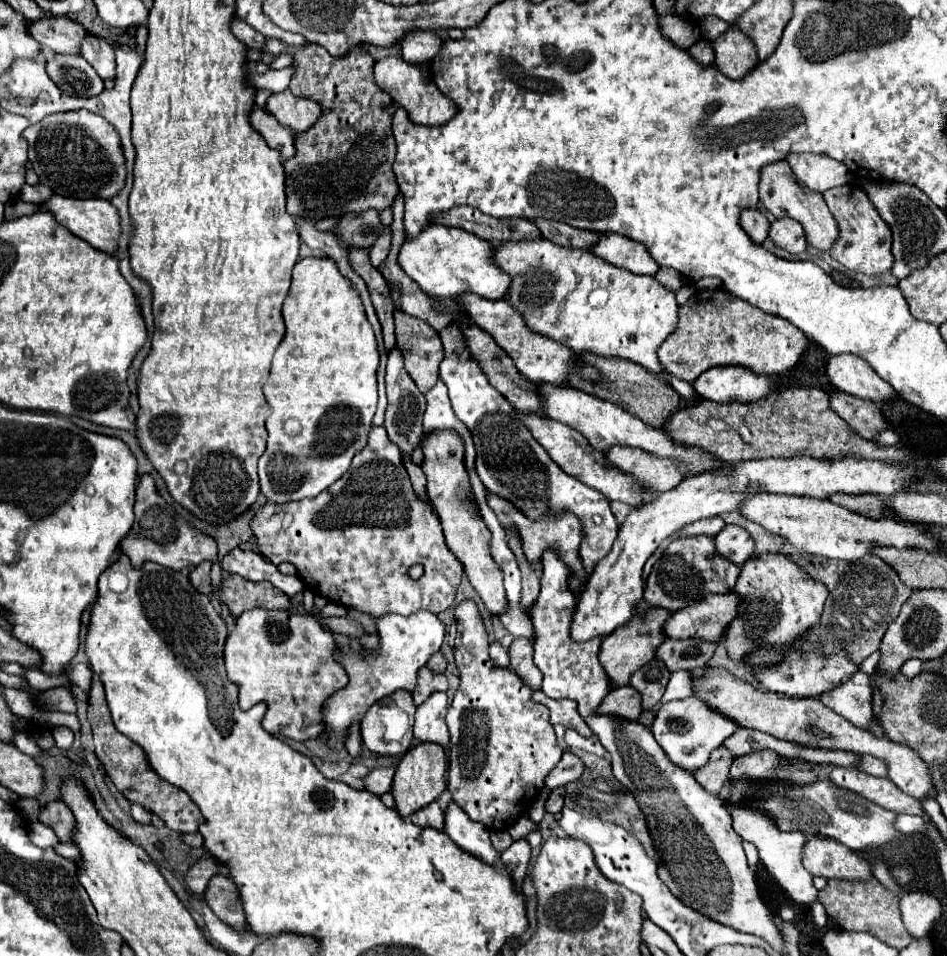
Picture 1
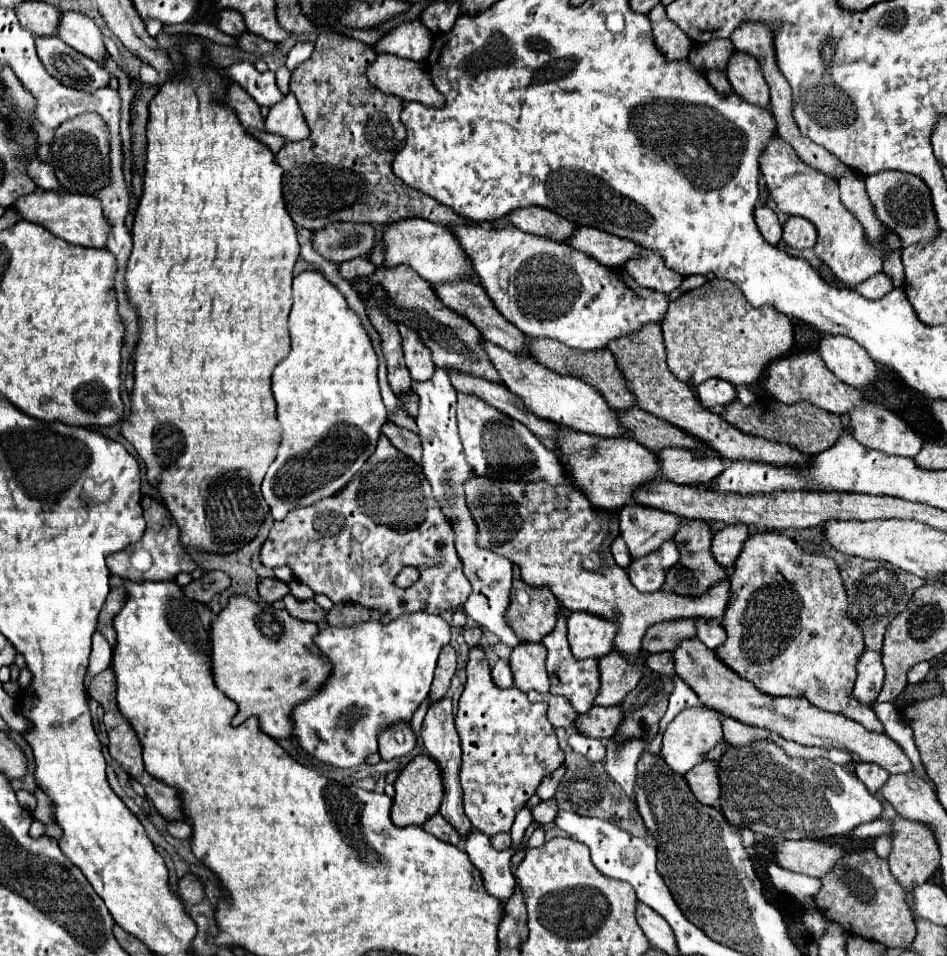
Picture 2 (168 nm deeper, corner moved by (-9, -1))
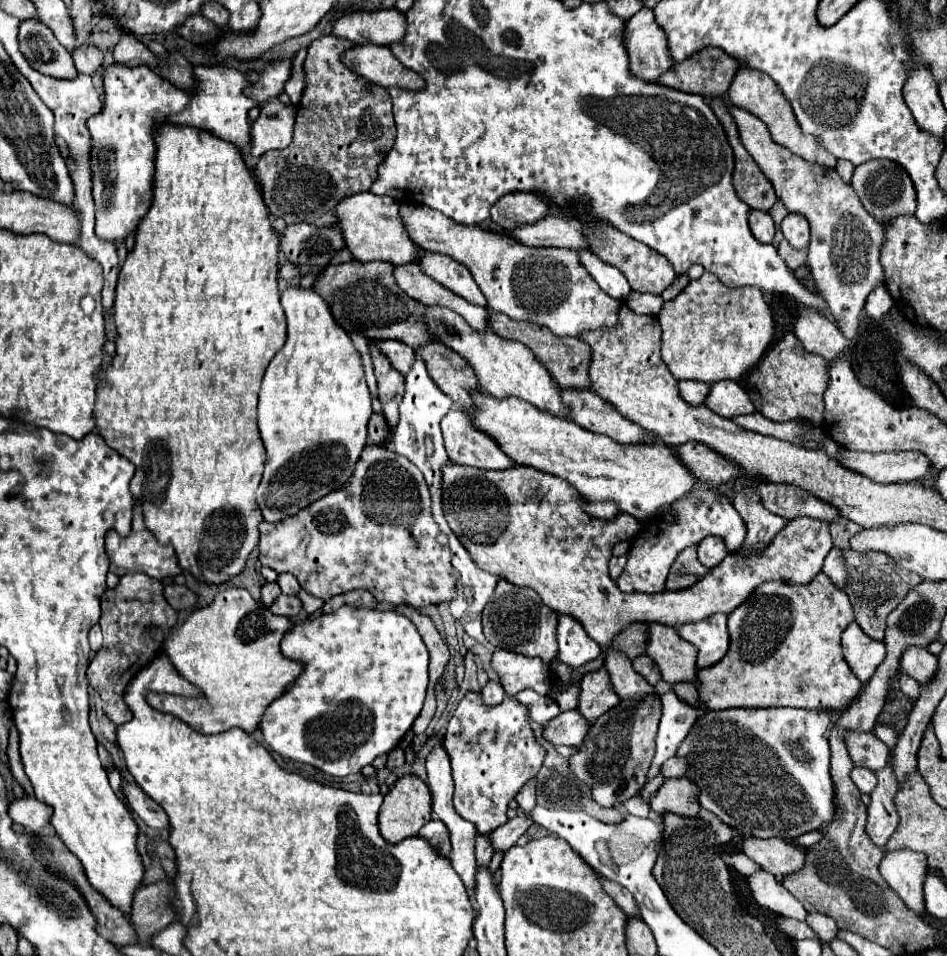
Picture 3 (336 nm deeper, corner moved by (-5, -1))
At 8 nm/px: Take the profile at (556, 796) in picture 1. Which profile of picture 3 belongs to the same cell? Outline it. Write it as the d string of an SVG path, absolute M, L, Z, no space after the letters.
M518 814L514 820L508 820L504 826L498 826L494 832L486 834L490 844L494 844L494 852L506 852L510 846L516 844L516 840L532 826L532 820L526 818L526 814Z

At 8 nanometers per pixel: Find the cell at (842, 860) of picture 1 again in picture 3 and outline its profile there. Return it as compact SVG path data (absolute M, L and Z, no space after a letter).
M744 838L742 852L776 878L782 878L784 874L796 872L804 866L804 850L782 838Z

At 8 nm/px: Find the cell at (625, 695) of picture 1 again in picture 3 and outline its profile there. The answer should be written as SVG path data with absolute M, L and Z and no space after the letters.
M578 710L560 712L554 720L550 720L550 724L544 726L542 738L554 746L566 744L566 746L578 748L586 736L588 728L590 728L590 722L584 720L584 716L578 714Z

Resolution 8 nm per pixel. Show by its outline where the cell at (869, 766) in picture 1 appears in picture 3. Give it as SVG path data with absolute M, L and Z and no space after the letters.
M856 766L852 770L852 780L854 780L854 784L858 786L858 790L862 794L870 794L876 788L876 774L872 770L868 770L868 768Z

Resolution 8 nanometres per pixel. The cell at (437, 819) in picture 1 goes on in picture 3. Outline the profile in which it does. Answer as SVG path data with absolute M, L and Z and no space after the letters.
M430 820L422 830L420 830L420 836L432 844L442 856L448 856L450 852L450 834L448 834L448 828L440 822L440 820Z

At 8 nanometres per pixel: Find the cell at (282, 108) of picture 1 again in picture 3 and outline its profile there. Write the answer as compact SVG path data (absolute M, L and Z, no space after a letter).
M270 100L260 108L260 116L250 128L252 156L262 156L268 150L282 150L292 142L294 110L294 106L284 106L280 100Z

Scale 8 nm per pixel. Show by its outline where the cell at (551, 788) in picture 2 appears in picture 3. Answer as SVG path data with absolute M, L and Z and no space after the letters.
M532 778L532 780L528 780L520 788L520 792L516 796L516 802L518 802L518 810L520 812L530 812L536 806L536 794L534 792L536 792L536 780Z

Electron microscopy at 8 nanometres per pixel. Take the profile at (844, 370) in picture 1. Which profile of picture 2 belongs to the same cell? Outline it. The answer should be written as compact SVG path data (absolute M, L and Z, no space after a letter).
M824 336L820 340L820 356L844 384L866 390L876 382L878 370L874 360L846 336Z

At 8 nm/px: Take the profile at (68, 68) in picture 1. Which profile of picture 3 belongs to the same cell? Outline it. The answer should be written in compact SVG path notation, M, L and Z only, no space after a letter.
M38 20L20 22L18 42L20 42L20 52L26 56L28 64L34 70L54 78L76 76L72 54L66 48L62 48L62 44L58 44L50 28L46 28L42 22Z

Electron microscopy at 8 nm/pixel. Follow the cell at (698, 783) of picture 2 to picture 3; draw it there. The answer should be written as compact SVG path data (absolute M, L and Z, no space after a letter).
M670 778L664 780L656 796L650 800L650 808L658 814L658 818L664 818L664 810L676 814L676 816L686 816L694 818L700 812L698 806L698 788L686 778Z

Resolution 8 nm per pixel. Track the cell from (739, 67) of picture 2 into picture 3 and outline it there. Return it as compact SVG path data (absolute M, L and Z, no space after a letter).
M740 68L740 72L734 76L734 82L732 82L730 90L728 90L728 98L730 98L730 102L734 106L738 106L742 110L748 110L750 114L758 116L768 126L768 130L770 130L770 134L772 134L776 144L786 146L792 154L808 160L810 164L822 164L826 168L834 168L836 166L836 158L830 152L826 152L826 148L822 148L818 144L816 136L800 132L802 128L796 122L796 116L792 112L790 102L784 98L784 94L780 92L780 88L776 86L776 82L770 76L766 76L766 74L758 72L758 70Z

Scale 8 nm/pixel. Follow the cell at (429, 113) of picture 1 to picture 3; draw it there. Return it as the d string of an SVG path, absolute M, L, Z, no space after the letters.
M358 44L356 48L350 48L342 54L342 62L346 62L352 72L360 74L364 80L376 86L398 86L408 90L424 88L422 76L396 60L386 46Z

